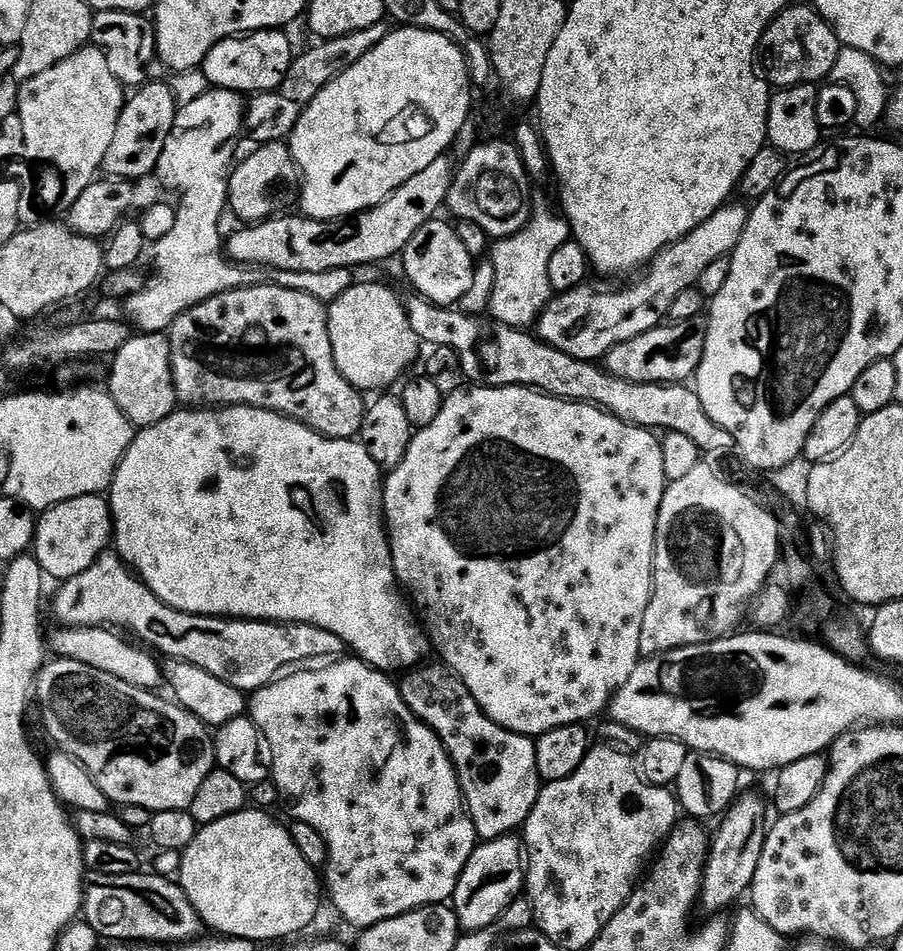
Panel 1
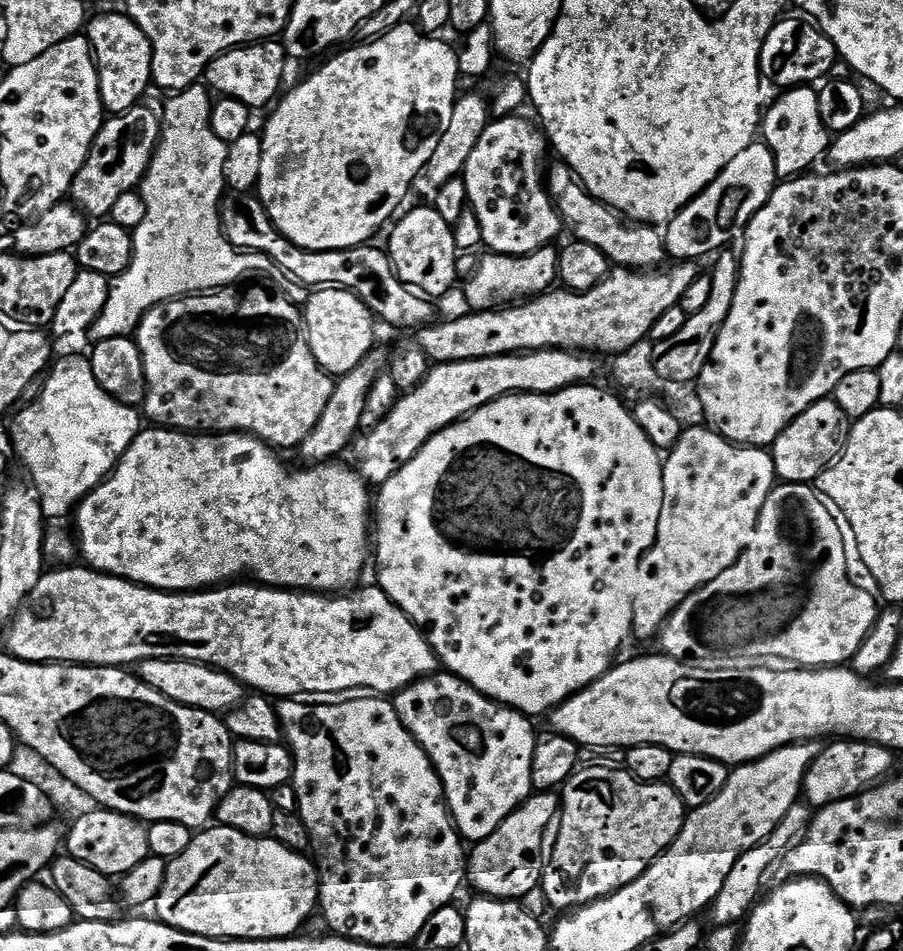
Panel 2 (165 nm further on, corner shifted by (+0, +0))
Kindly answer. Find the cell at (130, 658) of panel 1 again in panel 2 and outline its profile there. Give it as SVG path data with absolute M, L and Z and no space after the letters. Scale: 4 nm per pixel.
M154 658L144 660L138 665L140 680L158 694L178 702L182 706L201 708L207 712L227 714L234 708L239 708L246 699L245 685L241 684L230 674L219 672L209 664L199 664L193 660L167 660L166 658Z

